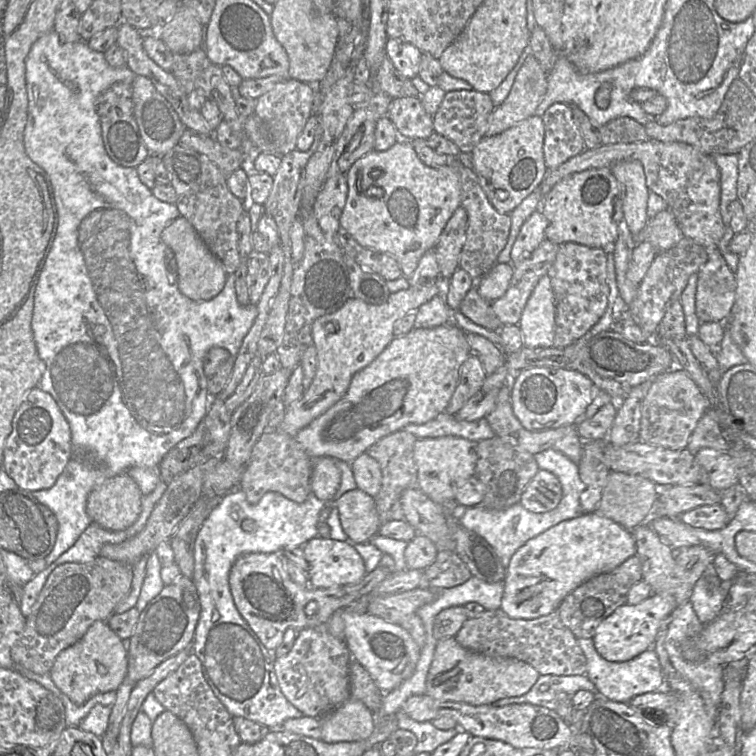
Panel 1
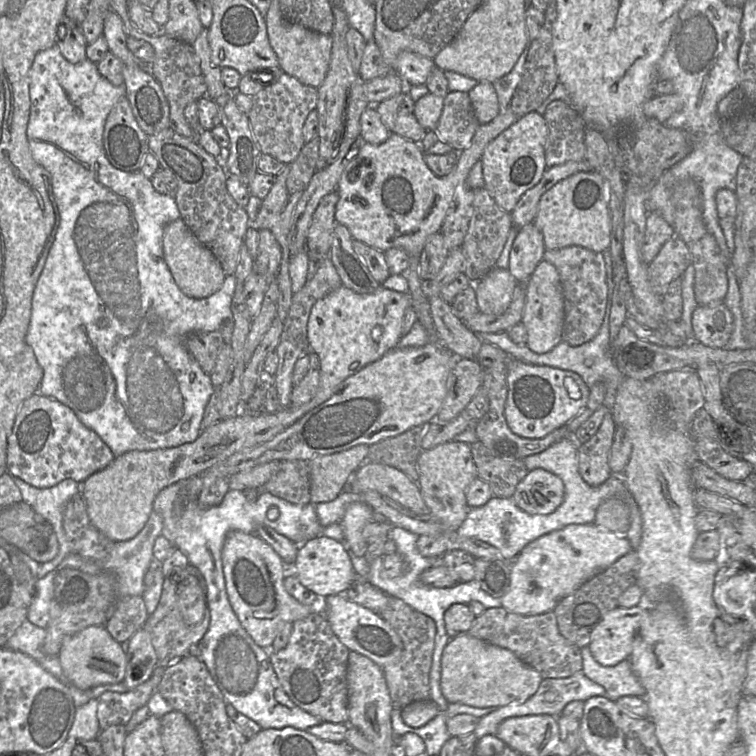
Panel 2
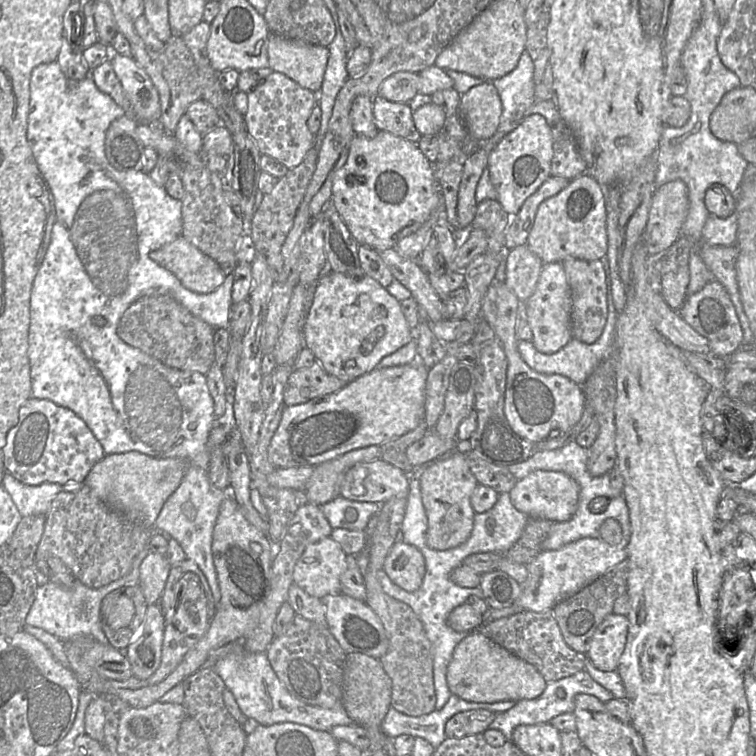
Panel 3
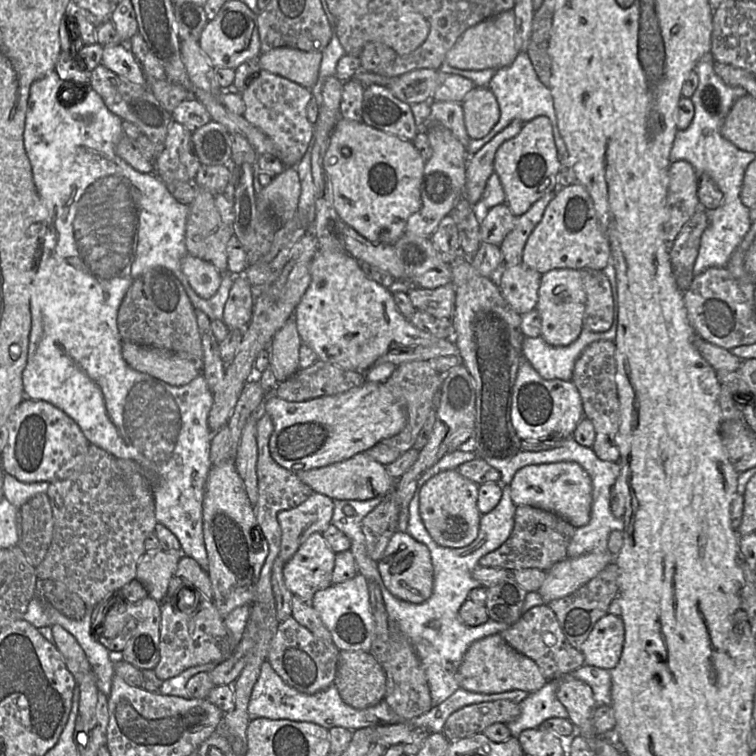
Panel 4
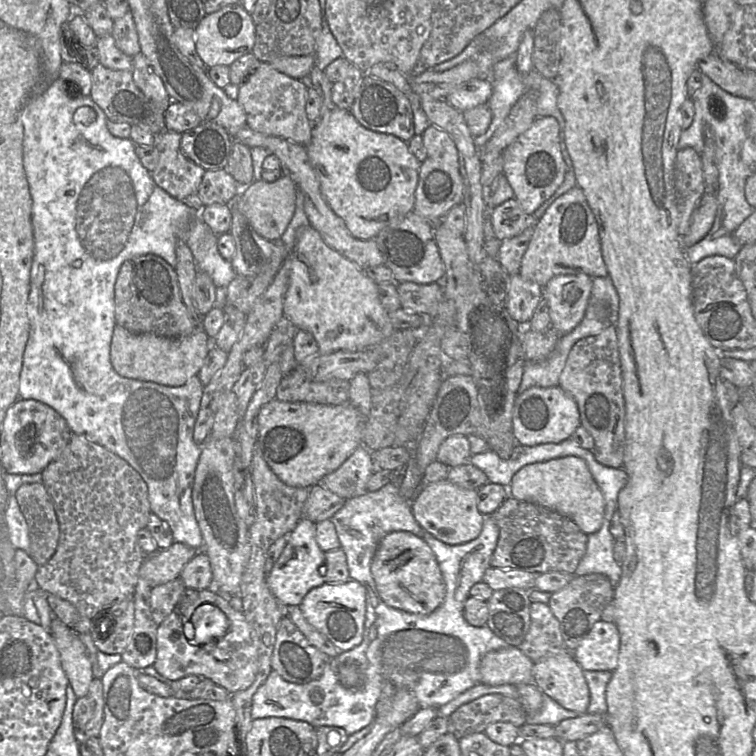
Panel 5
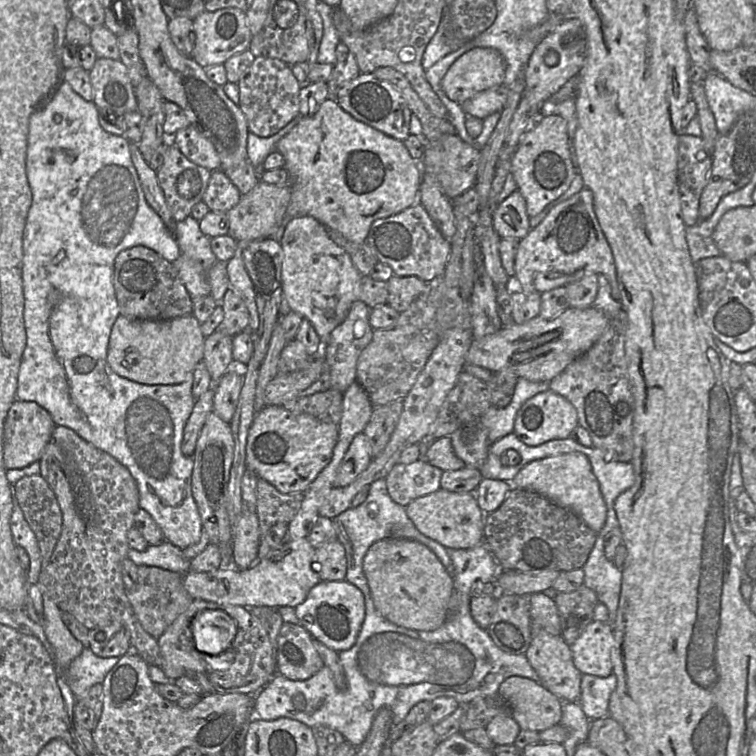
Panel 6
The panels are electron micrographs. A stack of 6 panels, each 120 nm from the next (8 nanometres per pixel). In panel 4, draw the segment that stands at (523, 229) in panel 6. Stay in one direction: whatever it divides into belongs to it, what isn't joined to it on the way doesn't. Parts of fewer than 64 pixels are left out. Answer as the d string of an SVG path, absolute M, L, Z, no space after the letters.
M506 203L499 204L484 213L480 219L480 241L499 246L516 223L517 217L512 214Z

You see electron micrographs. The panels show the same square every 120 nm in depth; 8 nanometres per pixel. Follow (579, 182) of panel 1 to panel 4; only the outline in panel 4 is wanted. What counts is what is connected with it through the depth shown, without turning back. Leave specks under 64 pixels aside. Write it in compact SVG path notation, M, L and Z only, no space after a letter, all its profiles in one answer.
M579 183L561 188L547 205L524 247L522 263L541 275L557 268L602 271L611 263L609 241L602 231L593 201Z

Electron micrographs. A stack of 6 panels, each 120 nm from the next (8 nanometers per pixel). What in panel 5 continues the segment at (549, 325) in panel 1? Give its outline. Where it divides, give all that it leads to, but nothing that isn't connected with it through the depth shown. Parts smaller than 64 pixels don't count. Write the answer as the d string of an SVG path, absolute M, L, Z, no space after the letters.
M584 273L557 275L542 288L547 301L551 327L564 336L571 333L585 316L593 278Z

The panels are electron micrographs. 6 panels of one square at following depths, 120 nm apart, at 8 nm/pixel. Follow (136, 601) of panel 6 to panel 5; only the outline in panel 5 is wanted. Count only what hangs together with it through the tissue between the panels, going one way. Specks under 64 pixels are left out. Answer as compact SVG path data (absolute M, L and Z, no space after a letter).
M180 578L153 586L150 593L150 610L153 621L159 626L179 604L187 588Z

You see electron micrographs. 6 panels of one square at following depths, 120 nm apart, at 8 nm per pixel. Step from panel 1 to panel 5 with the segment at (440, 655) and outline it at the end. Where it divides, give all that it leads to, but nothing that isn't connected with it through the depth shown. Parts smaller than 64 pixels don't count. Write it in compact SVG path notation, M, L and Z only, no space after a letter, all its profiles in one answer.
M517 647L490 651L479 664L480 683L489 686L534 684L534 662Z

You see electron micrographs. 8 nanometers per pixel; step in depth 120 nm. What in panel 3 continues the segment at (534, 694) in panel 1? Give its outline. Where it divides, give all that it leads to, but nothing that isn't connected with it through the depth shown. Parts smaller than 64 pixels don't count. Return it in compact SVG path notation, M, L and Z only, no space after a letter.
M583 669L574 675L547 683L545 690L537 698L520 700L508 711L497 713L489 728L501 731L506 741L509 741L512 739L513 730L519 725L549 723L551 719L560 714L573 712L575 708L574 698L577 694L594 695L603 703L614 698L610 691L595 682Z

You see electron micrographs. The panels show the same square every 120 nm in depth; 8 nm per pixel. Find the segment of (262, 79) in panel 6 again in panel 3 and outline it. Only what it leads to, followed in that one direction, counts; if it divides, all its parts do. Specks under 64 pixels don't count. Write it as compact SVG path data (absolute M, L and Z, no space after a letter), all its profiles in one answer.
M272 71L252 91L247 93L248 107L243 115L246 131L253 138L259 152L266 154L285 165L288 169L298 166L308 150L314 146L314 134L307 126L308 117L318 103L318 92L312 92L283 73Z

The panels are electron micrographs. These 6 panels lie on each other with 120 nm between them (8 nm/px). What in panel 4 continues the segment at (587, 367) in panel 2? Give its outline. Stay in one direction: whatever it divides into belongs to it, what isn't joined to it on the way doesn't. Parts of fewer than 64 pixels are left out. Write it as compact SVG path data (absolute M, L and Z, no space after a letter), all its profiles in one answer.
M609 263L603 270L603 274L607 277L613 296L613 322L609 330L602 333L582 329L579 337L568 346L554 347L544 341L543 338L524 338L522 343L522 354L525 359L531 364L536 372L545 380L560 379L563 381L572 381L573 369L576 360L580 357L584 349L591 343L599 340L614 341L616 337L617 318L618 318L618 292L616 286L615 268L612 263Z

